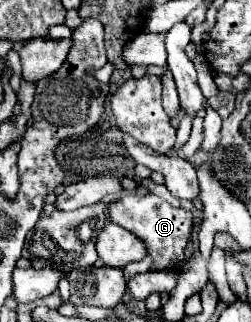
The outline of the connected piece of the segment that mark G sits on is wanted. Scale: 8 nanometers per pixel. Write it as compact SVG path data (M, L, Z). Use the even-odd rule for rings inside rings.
M123 194L119 200L109 204L107 212L111 222L127 228L129 232L139 236L147 244L147 250L153 258L151 270L181 270L183 268L183 262L185 262L183 248L187 246L191 224L193 224L191 212L183 208L175 208L155 194Z

